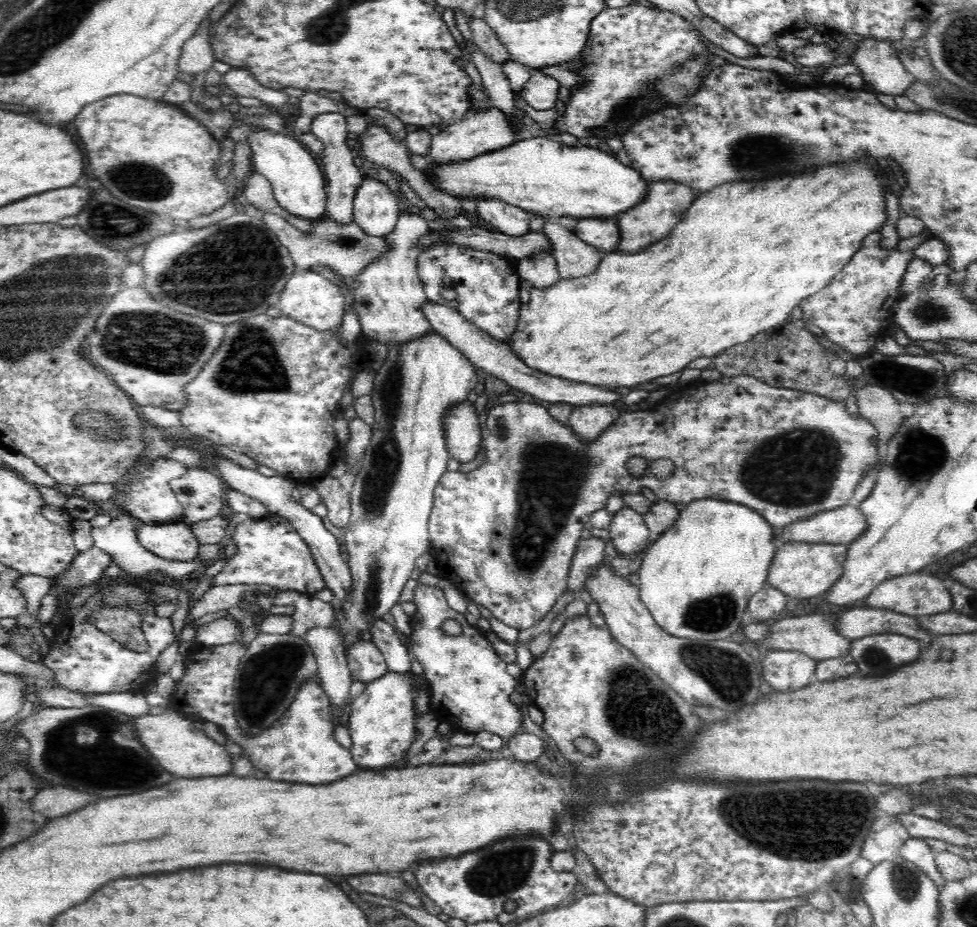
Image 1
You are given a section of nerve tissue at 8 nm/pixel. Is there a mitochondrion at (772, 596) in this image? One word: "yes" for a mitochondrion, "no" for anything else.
no

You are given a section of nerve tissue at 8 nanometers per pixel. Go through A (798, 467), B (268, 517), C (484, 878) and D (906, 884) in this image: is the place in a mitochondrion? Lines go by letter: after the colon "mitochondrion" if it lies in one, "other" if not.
A: mitochondrion
B: other
C: mitochondrion
D: mitochondrion

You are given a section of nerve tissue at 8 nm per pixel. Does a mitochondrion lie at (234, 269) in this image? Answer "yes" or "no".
yes

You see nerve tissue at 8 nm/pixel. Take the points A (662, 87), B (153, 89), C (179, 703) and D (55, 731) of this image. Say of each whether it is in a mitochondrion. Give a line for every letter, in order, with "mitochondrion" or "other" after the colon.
A: mitochondrion
B: other
C: other
D: mitochondrion

